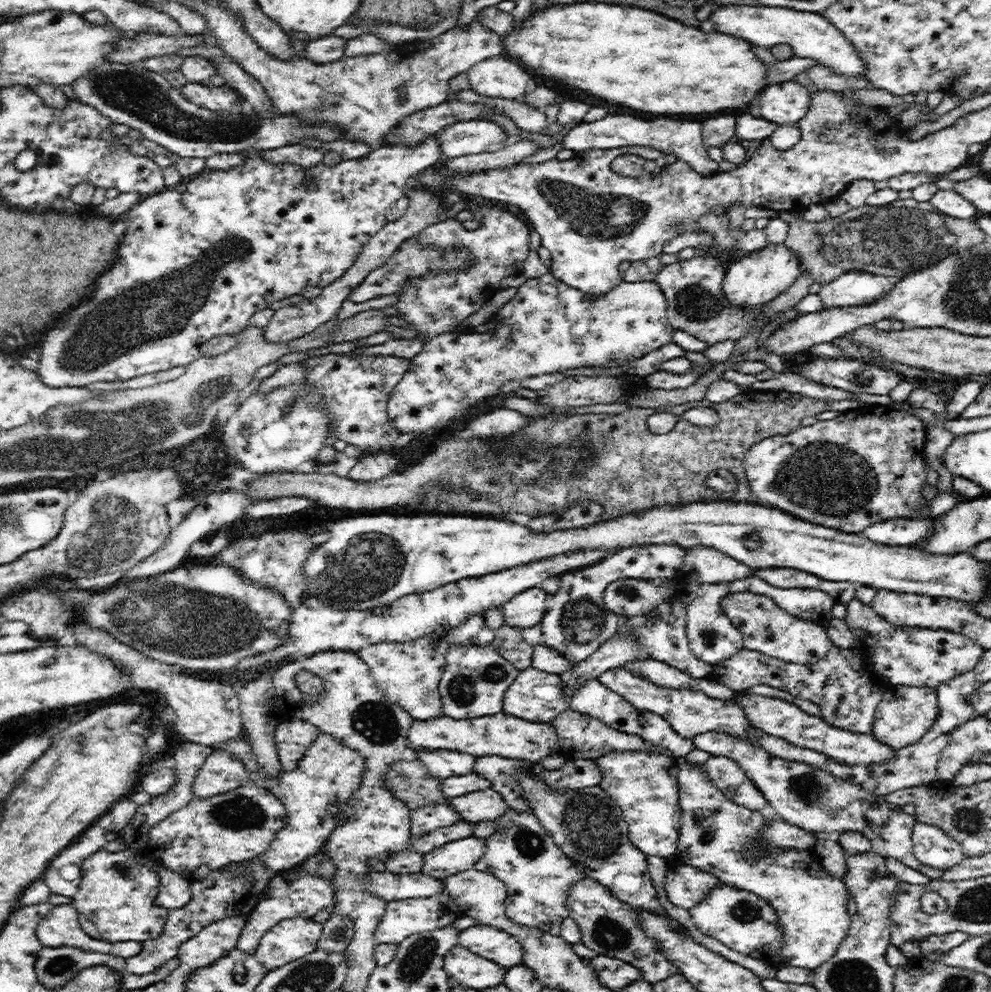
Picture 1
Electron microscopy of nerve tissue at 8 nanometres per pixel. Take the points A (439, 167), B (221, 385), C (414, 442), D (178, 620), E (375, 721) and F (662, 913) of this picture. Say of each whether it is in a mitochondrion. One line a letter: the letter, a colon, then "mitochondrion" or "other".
A: other
B: mitochondrion
C: other
D: mitochondrion
E: mitochondrion
F: other

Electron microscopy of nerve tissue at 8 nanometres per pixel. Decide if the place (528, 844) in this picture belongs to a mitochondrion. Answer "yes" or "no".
yes

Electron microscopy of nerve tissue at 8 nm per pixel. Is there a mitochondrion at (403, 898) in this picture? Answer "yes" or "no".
no

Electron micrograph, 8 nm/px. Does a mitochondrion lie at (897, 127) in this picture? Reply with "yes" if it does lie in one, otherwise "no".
no

